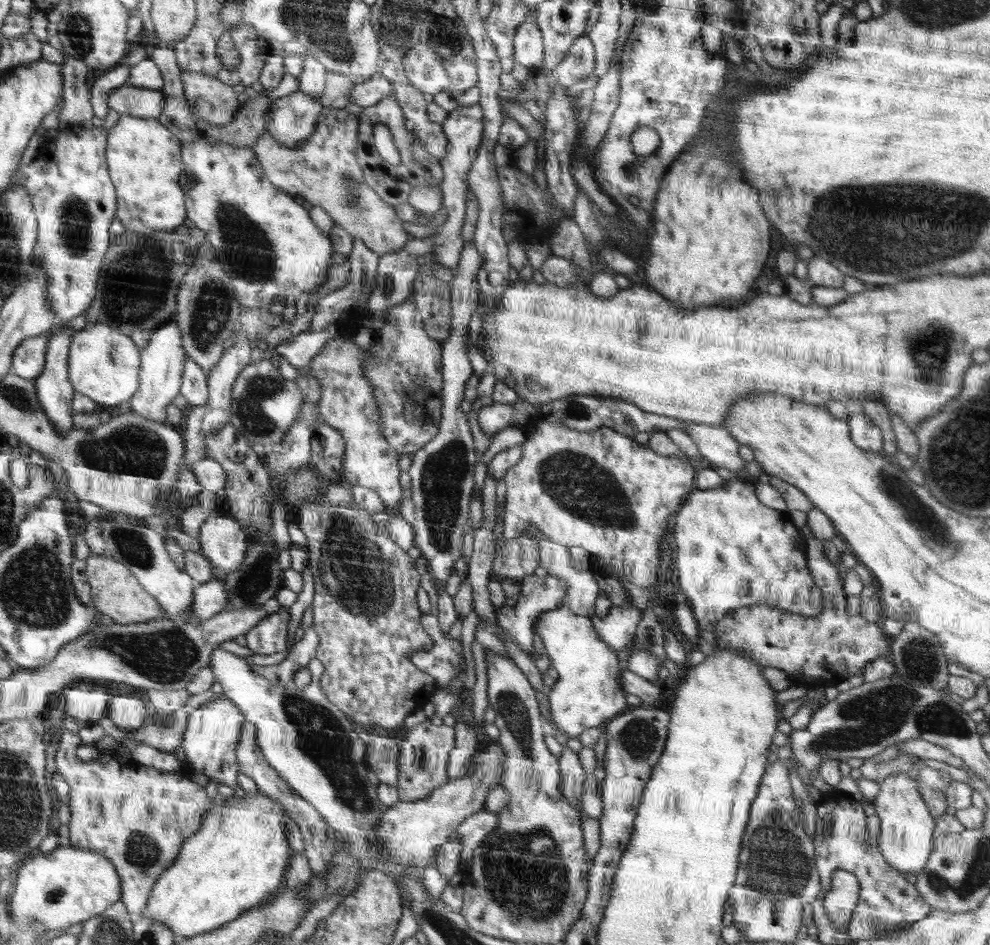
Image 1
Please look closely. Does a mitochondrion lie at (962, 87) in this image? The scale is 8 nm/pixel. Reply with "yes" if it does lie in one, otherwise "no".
no

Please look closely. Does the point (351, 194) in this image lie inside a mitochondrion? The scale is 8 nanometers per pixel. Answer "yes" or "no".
yes

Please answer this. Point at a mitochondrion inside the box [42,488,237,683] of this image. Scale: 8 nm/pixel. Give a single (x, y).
(129, 542)

